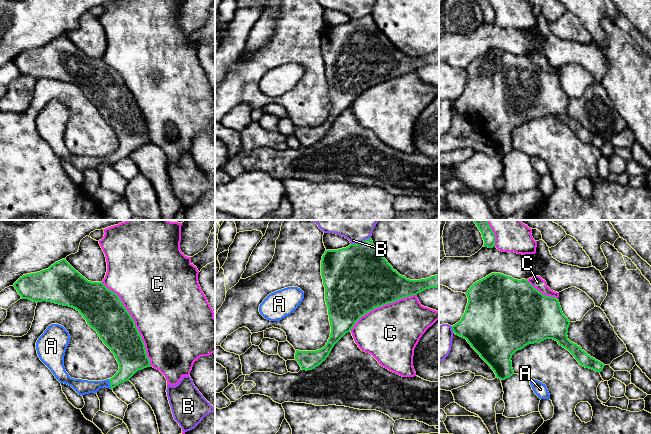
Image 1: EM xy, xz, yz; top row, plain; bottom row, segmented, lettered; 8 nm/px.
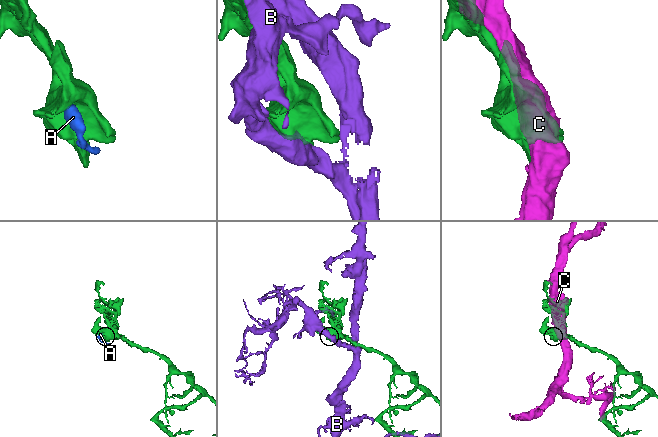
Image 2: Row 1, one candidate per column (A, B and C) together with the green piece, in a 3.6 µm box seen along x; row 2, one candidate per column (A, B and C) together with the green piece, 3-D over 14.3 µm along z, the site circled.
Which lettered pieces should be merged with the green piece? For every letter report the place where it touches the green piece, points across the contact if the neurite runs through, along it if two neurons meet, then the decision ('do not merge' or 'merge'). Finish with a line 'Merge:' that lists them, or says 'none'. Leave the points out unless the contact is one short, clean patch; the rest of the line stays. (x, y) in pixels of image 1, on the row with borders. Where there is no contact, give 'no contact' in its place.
A: xy (110, 384) | merge
B: xz (360, 242) | do not merge
C: xy (134, 323) | do not merge
Merge: A

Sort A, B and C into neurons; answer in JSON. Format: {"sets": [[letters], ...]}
{"sets": [["A"], ["B"], ["C"]]}

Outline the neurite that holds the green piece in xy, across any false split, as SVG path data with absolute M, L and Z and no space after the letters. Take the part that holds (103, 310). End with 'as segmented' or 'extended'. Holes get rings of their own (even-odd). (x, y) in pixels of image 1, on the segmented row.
M66 259L55 262L48 269L40 272L23 275L13 286L22 299L29 299L36 303L47 301L76 309L114 354L119 364L119 370L112 378L103 381L71 378L64 367L64 356L70 342L69 332L59 324L51 324L47 327L36 342L38 357L60 383L71 386L79 395L96 394L100 388L104 387L113 389L119 384L129 381L138 370L151 367L142 337L118 295L102 282L88 281Z; extended

